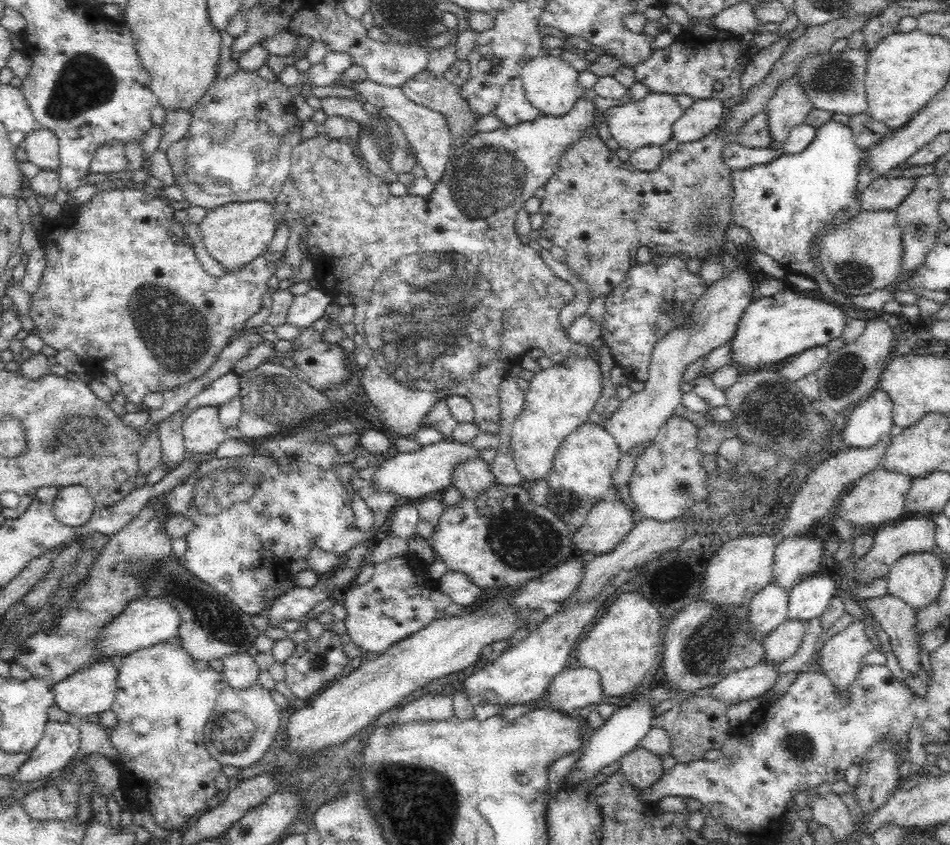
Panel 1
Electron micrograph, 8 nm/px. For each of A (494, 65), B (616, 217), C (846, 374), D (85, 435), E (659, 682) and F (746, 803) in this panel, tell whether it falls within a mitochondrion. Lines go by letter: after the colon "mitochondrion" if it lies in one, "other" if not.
A: other
B: other
C: mitochondrion
D: mitochondrion
E: other
F: other

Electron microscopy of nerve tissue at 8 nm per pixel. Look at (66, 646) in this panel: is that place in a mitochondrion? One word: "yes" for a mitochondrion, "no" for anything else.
yes

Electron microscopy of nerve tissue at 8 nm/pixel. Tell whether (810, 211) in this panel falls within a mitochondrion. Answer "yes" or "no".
no

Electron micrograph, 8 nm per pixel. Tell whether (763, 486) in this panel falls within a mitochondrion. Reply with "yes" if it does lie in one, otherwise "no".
no

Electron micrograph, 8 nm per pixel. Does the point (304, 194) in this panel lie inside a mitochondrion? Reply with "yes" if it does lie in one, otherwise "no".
no

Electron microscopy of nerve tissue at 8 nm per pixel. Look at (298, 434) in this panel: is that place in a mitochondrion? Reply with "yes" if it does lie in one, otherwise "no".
yes

